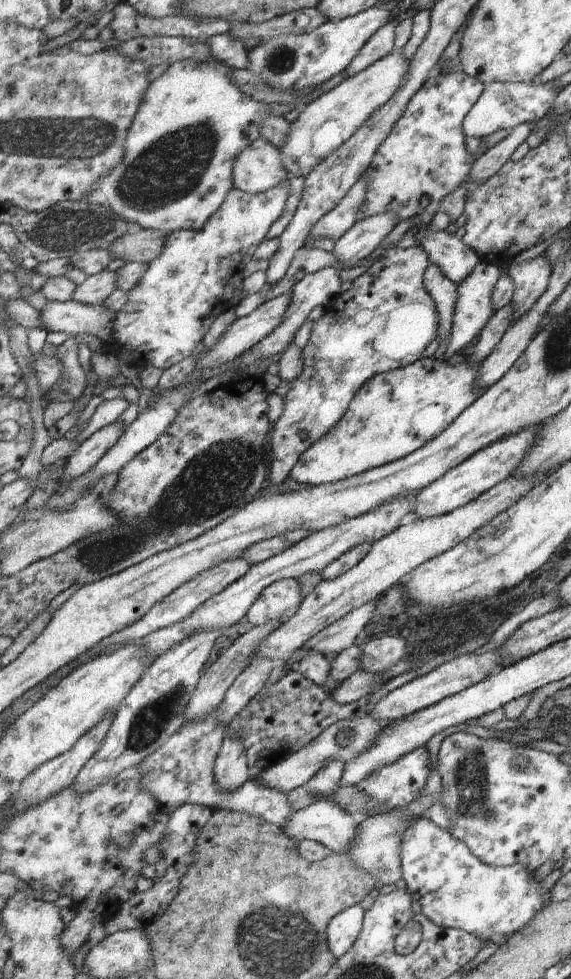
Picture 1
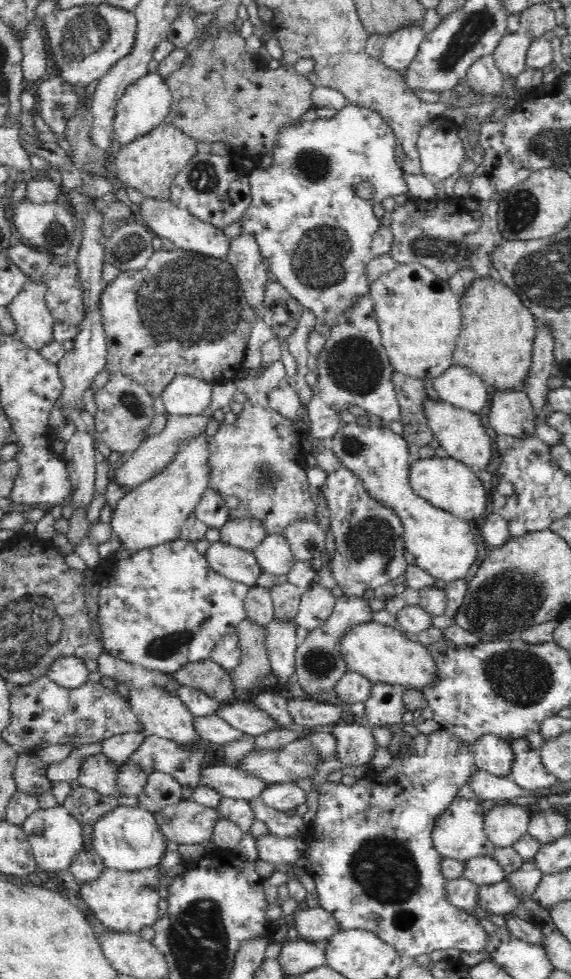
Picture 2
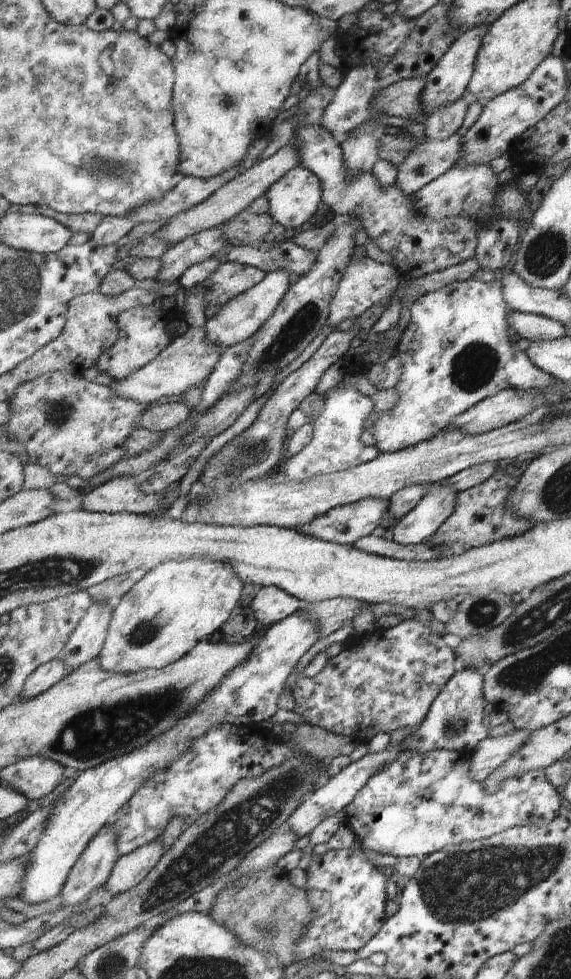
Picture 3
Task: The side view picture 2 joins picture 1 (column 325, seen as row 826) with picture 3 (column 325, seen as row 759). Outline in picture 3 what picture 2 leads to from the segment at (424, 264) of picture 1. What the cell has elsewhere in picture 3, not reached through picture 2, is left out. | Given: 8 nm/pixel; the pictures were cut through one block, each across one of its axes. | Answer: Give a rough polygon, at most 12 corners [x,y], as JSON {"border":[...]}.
{"border":[[371,362],[344,363],[325,392],[313,442],[290,457],[288,480],[349,470],[375,460],[361,442],[374,418],[357,390]]}

